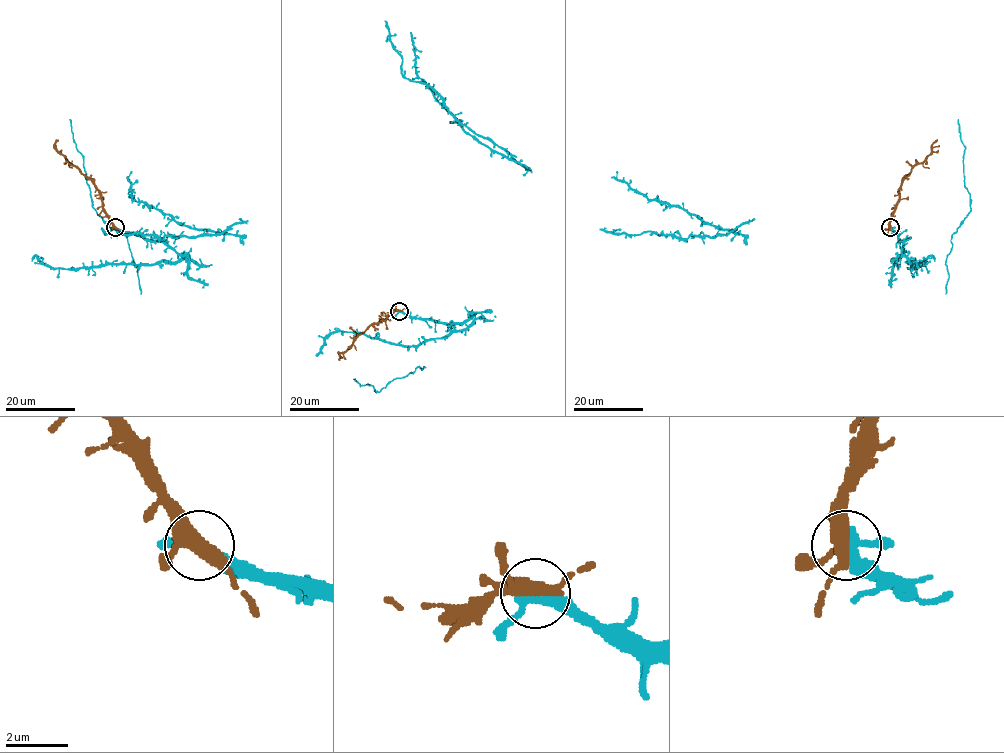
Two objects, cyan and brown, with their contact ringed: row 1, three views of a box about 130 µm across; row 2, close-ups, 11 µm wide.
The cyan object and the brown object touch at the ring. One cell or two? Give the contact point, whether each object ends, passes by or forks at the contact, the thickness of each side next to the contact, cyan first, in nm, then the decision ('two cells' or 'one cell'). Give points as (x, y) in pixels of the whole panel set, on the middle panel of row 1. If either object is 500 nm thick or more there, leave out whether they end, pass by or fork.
(399, 311) | cyan passes by | brown forks | 300/360 nm | one cell

